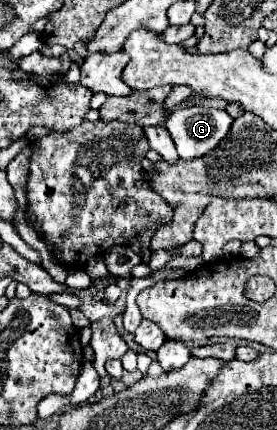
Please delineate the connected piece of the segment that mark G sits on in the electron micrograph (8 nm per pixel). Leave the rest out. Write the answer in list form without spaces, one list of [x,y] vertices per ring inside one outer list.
[[[189,107],[175,109],[165,129],[171,133],[181,159],[197,159],[213,151],[231,131],[233,117],[227,111]]]

